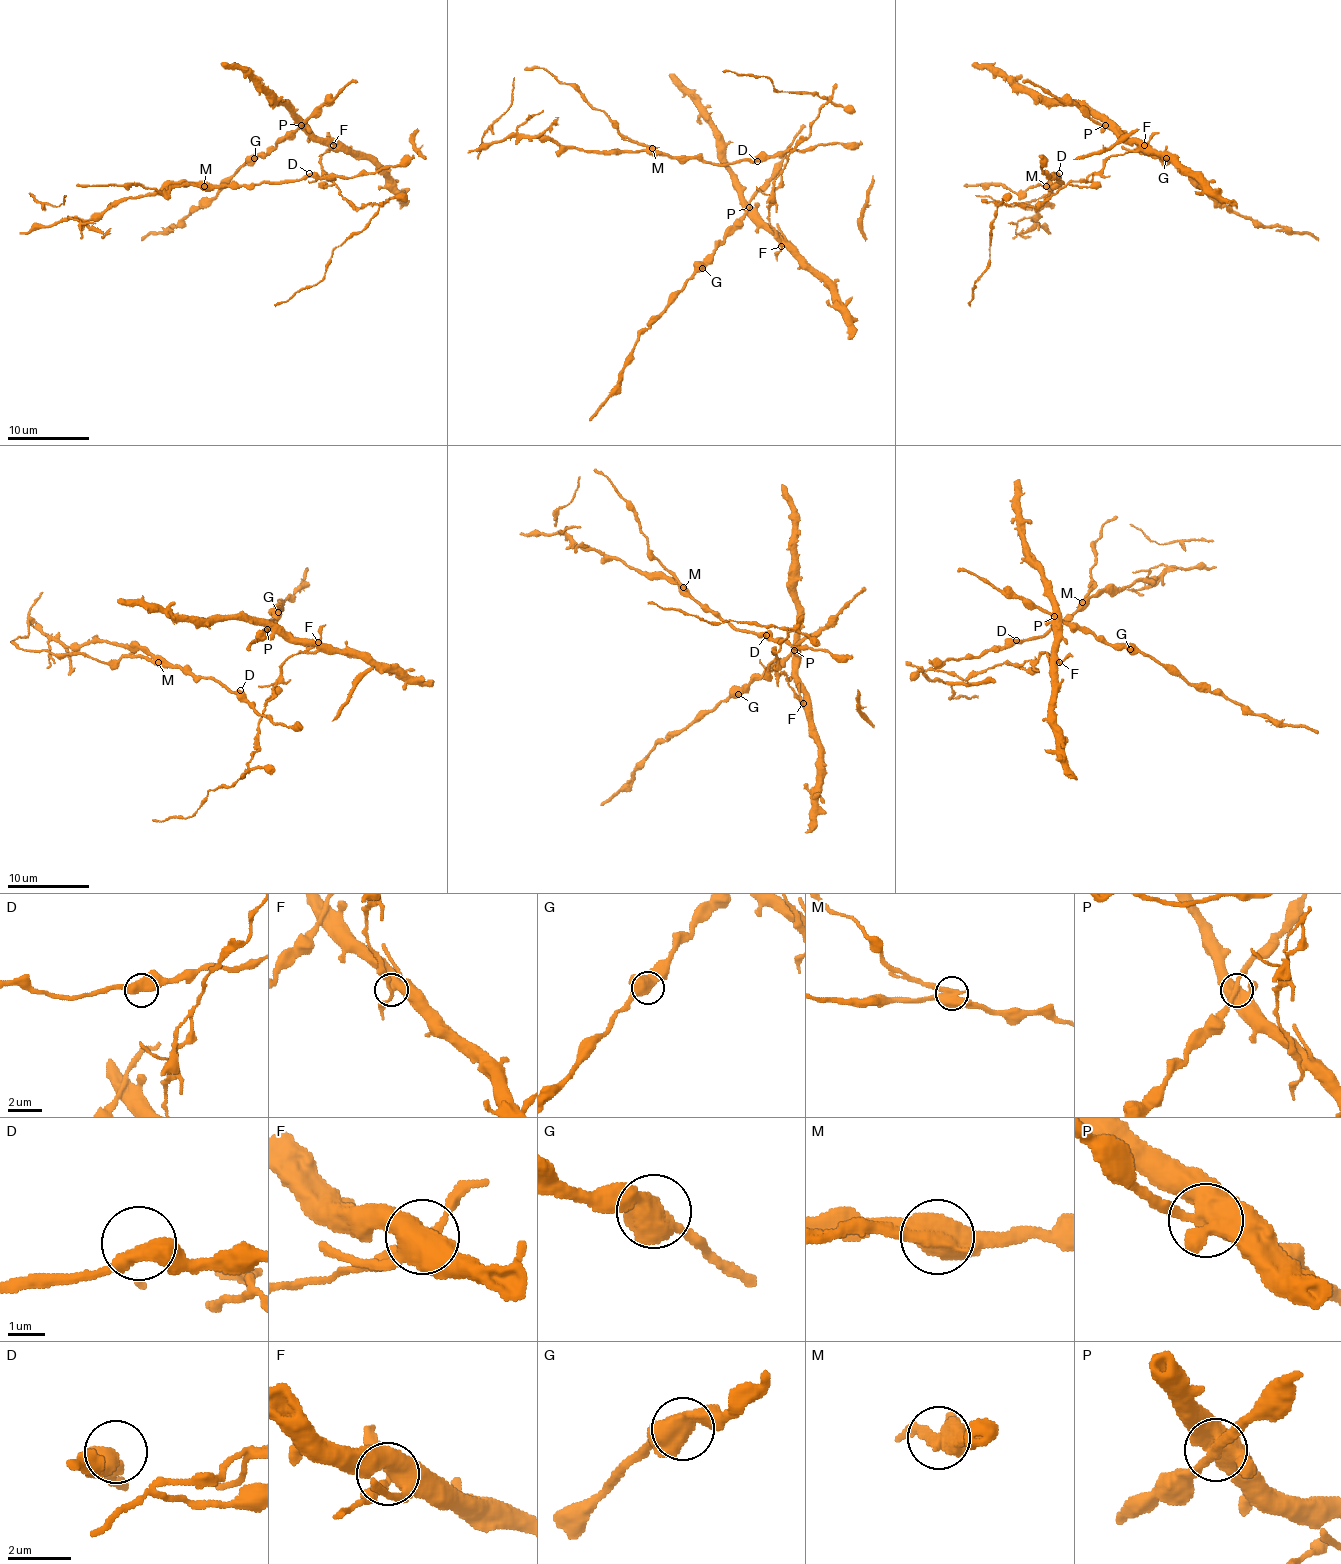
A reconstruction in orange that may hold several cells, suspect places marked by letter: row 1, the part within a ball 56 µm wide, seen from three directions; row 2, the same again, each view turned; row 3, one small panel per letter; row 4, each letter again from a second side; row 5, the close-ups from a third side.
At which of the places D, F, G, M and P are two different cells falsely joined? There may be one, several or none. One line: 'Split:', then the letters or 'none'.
Split: F, M

